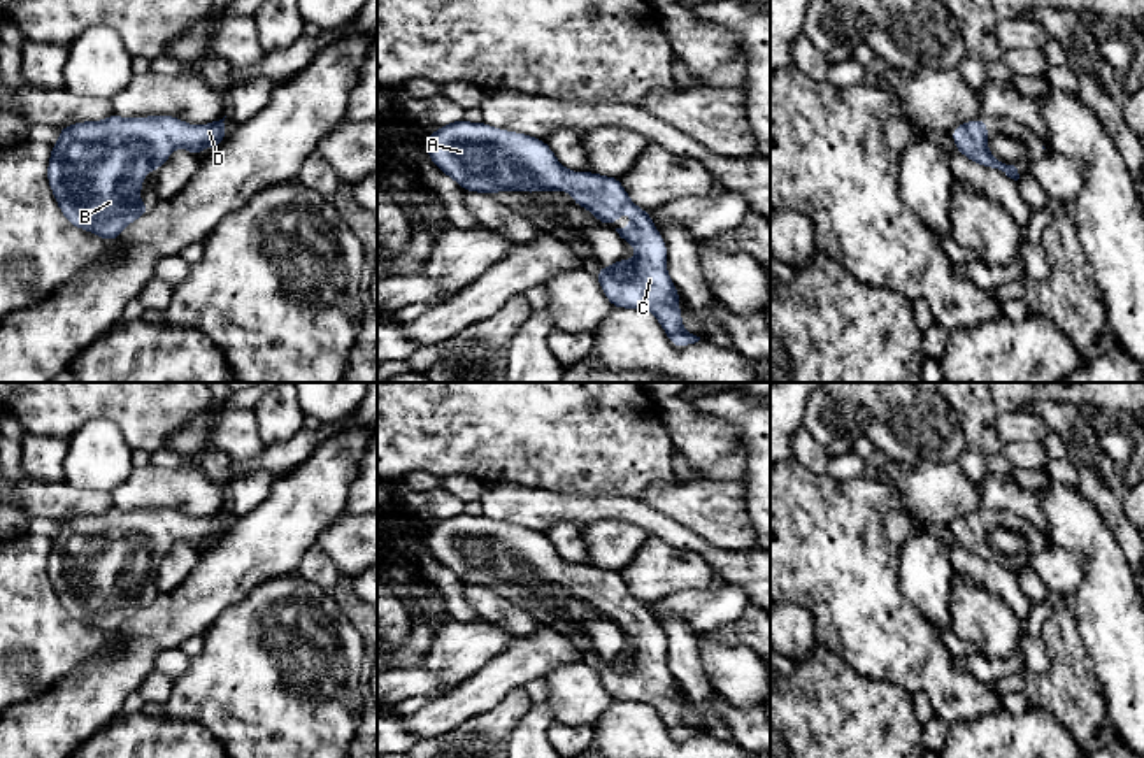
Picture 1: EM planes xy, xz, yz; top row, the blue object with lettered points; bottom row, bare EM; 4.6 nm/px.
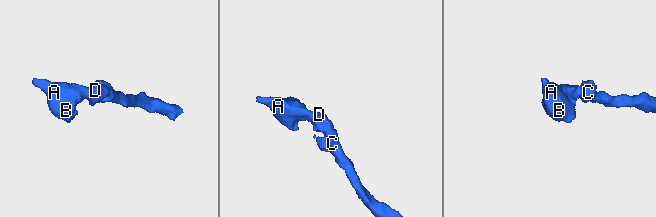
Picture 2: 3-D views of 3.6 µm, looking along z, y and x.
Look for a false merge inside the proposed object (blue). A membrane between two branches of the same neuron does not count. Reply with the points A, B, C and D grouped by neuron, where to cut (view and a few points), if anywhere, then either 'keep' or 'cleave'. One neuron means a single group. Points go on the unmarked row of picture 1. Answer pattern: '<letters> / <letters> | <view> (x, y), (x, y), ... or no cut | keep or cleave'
A B C D | no cut | keep

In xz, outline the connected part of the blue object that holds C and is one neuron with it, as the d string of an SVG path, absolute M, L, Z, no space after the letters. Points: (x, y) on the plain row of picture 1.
M460 512L440 519L430 526L425 540L433 558L465 584L572 584L572 597L588 602L607 619L621 605L632 607L633 616L616 625L637 640L637 651L600 660L595 670L604 688L616 702L653 705L676 740L700 733L683 721L679 684L667 665L665 632L649 605L630 593L619 572L568 563L542 532L483 514Z

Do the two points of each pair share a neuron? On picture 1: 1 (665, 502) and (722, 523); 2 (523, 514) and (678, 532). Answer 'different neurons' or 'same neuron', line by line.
1: same neuron
2: same neuron

